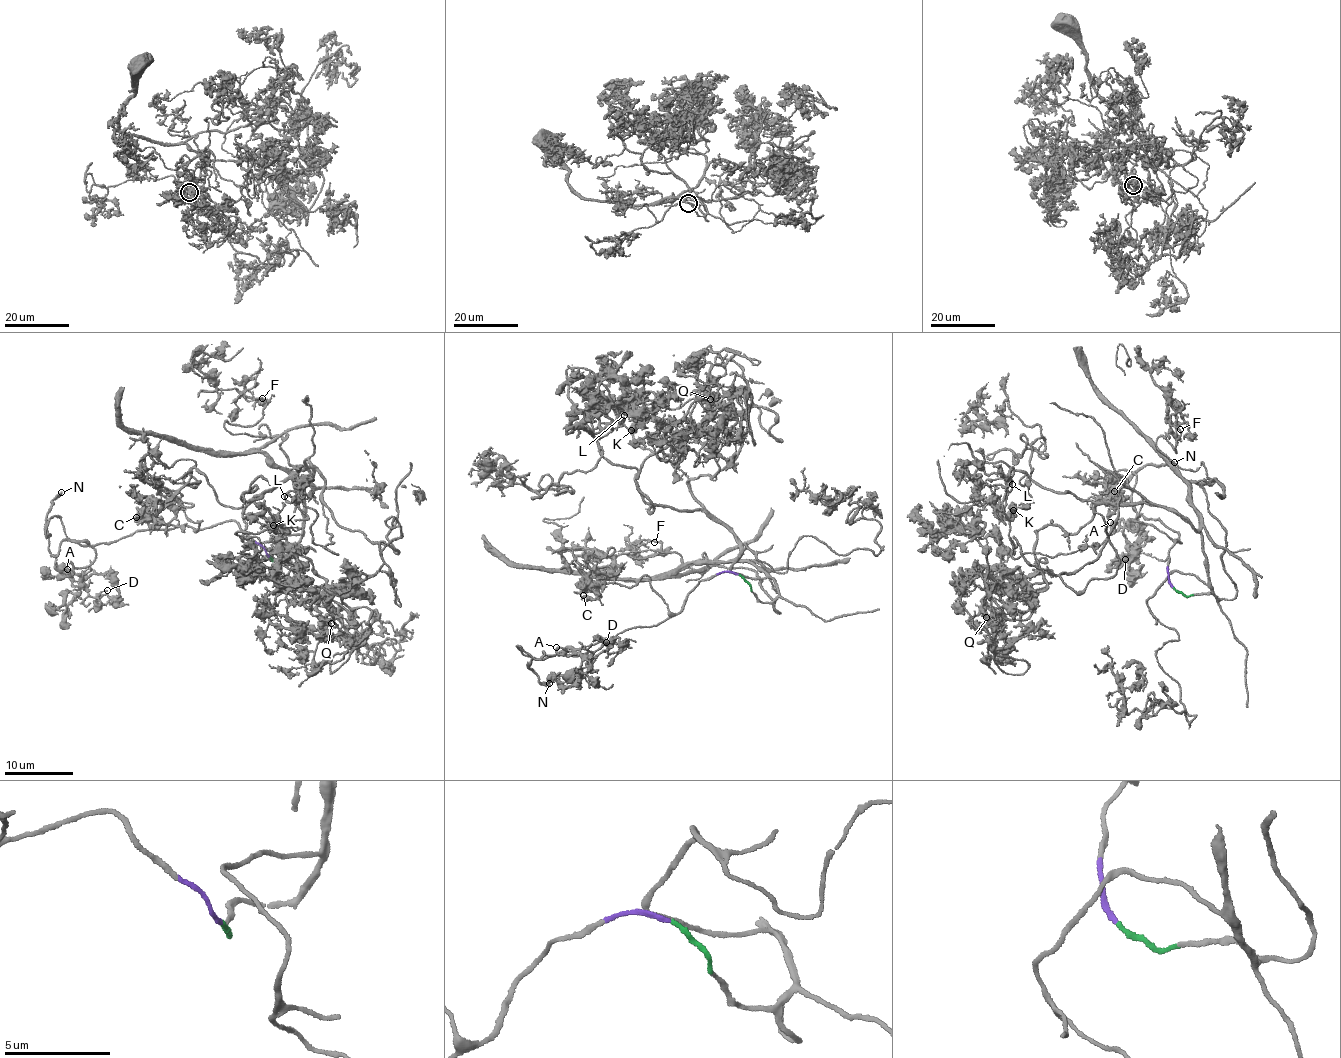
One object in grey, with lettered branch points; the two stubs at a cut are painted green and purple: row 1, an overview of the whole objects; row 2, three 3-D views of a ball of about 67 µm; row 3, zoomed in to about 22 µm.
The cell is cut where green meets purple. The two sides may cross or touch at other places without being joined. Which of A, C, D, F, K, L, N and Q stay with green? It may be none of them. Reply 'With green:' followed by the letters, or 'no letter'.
With green: F, K, L, Q

